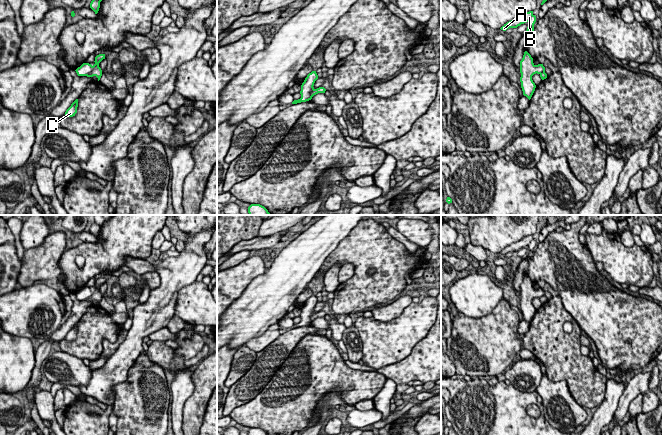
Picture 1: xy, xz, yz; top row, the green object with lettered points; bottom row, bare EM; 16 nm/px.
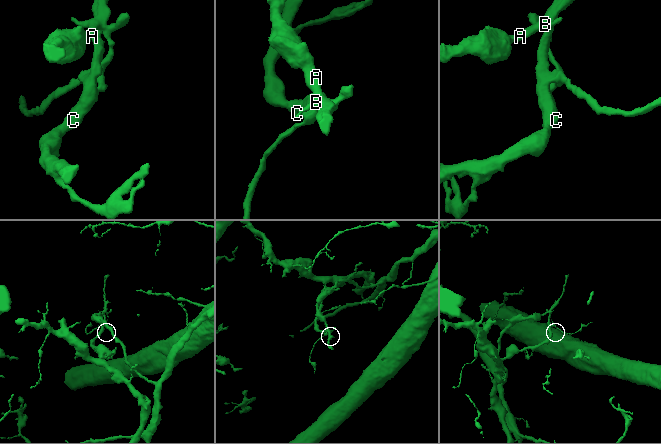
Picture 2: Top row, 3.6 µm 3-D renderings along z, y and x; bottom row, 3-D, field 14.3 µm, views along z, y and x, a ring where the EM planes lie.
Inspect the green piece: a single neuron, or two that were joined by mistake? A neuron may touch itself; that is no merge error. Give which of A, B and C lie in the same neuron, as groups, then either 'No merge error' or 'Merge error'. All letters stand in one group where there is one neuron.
Groups: A B / C. Merge error

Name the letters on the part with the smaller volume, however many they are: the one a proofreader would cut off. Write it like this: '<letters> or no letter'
A, B

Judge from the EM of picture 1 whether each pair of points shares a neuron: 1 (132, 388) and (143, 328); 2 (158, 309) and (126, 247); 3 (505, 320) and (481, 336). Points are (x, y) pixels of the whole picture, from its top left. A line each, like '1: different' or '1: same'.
1: different
2: different
3: same

